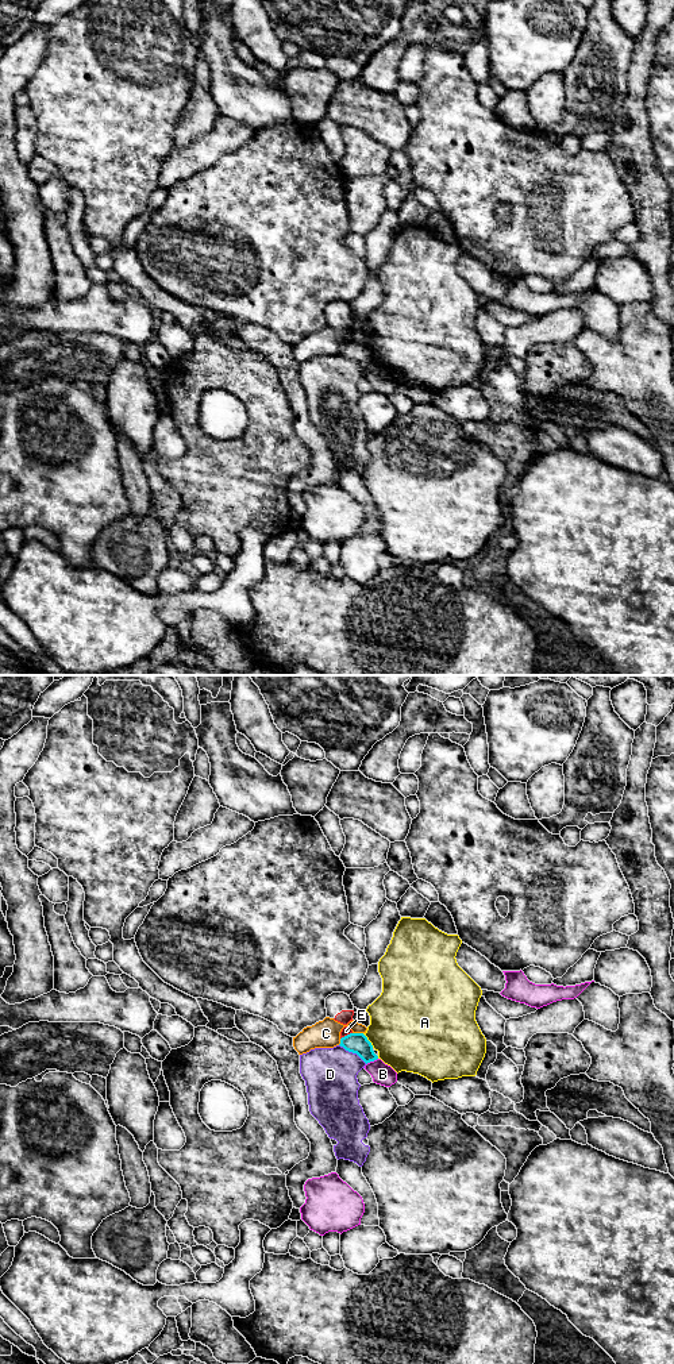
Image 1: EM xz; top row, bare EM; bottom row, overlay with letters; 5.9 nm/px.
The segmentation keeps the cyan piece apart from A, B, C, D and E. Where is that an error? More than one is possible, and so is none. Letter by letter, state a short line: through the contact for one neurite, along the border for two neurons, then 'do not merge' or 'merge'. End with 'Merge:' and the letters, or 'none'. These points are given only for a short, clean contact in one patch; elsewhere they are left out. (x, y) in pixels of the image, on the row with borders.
A: do not merge
B: line xz (377, 1058), (366, 1064); do not merge
C: line xz (353, 1032), (362, 1033); do not merge
D: line xz (339, 1044), (355, 1052), (366, 1063); do not merge
E: line xz (351, 1032), (341, 1039); do not merge
Merge: none

